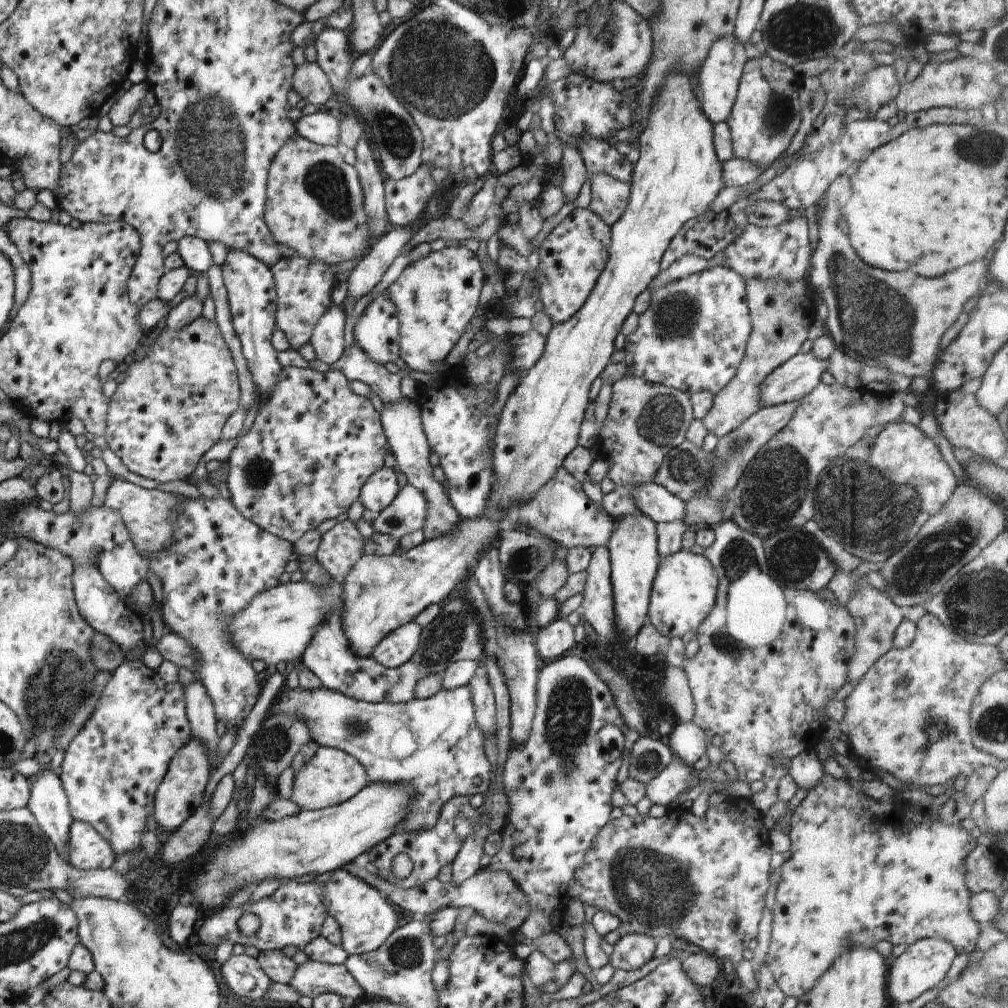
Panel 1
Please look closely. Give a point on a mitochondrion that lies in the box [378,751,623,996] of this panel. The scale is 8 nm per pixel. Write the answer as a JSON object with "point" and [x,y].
{"point":[407,953]}

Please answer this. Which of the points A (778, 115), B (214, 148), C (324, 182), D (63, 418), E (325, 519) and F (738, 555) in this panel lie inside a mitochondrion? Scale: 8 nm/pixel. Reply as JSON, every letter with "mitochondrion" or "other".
{"A":"mitochondrion","B":"mitochondrion","C":"mitochondrion","D":"other","E":"other","F":"mitochondrion"}

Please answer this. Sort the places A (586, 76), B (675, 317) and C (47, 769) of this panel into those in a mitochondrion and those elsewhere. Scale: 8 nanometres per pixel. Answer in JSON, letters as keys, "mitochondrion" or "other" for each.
{"A":"other","B":"mitochondrion","C":"other"}

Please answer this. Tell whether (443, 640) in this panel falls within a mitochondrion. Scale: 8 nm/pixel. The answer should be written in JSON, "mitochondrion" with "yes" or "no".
{"mitochondrion":"yes"}

